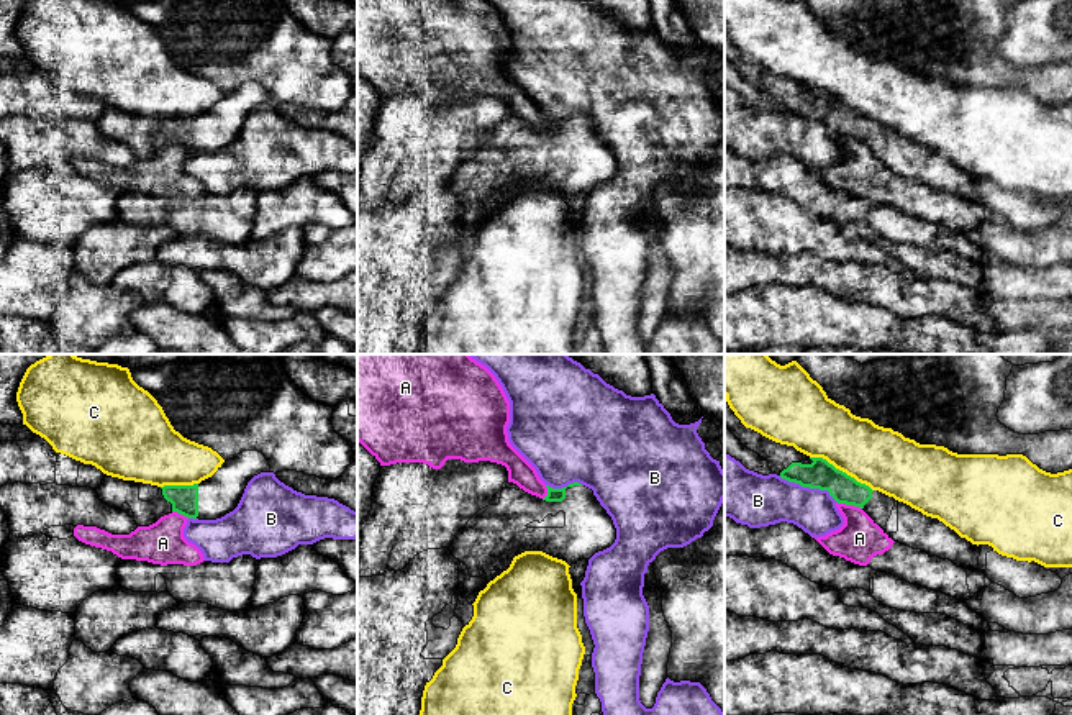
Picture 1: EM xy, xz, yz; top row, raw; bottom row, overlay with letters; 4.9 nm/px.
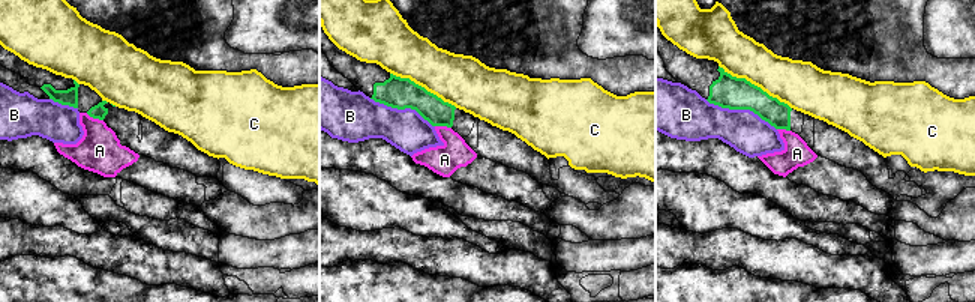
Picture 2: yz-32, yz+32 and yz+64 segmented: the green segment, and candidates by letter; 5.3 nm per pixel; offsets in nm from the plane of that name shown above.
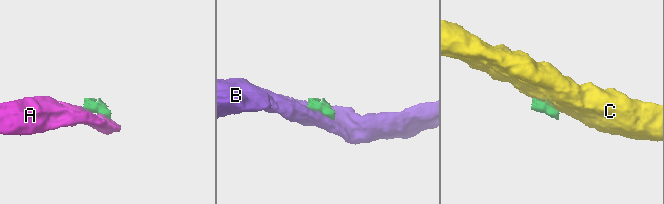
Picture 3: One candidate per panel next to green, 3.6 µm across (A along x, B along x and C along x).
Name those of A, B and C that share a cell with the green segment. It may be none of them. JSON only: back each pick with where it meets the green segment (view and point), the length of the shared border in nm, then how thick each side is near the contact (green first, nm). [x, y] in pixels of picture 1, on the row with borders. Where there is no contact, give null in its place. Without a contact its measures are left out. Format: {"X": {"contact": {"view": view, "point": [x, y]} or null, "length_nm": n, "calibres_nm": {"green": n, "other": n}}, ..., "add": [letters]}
{"add": []}

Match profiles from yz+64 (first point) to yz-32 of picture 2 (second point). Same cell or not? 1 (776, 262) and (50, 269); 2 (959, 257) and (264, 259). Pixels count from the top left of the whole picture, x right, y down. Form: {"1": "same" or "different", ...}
{"1": "different", "2": "same"}

